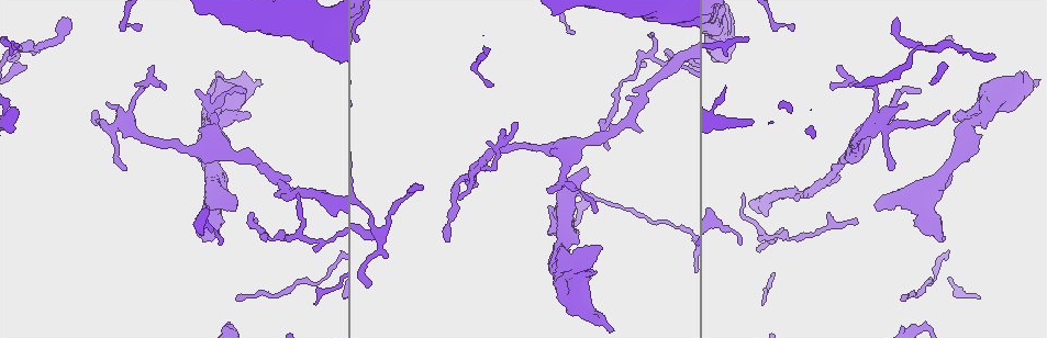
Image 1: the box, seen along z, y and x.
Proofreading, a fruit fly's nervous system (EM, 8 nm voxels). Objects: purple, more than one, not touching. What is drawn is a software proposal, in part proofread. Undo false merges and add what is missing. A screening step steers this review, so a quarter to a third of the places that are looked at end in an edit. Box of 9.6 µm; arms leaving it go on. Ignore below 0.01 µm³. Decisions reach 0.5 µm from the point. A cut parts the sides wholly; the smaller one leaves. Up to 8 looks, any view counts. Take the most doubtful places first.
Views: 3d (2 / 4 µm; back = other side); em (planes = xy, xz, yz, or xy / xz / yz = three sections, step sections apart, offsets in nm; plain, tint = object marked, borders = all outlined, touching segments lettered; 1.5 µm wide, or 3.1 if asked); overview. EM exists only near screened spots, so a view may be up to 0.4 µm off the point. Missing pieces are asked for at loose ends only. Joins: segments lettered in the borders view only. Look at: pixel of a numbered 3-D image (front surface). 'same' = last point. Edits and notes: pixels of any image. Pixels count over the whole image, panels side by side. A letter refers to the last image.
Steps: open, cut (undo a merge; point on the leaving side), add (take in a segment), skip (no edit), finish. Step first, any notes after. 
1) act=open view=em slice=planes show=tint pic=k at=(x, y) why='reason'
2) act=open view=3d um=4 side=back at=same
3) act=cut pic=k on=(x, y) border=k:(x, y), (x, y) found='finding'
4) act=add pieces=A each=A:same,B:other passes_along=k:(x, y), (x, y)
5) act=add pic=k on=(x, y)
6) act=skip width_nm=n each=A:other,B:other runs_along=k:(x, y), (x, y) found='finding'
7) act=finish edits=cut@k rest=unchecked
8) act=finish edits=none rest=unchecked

act=open view=3d um=4 pic=1 at=(227, 117) why='three-way junction'

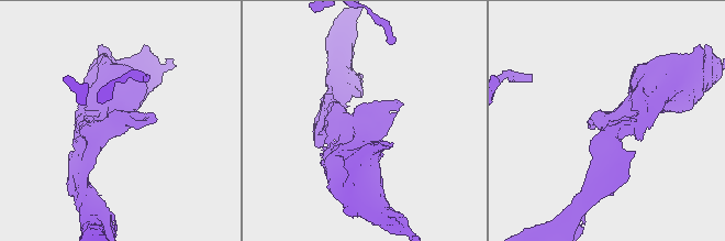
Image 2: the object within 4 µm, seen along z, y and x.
act=open view=em slice=planes show=tint pic=2 at=(620, 118) why='shape alone is not enough'

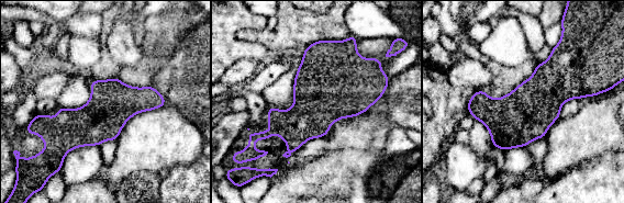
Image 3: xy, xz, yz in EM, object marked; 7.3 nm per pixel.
act=open view=em slice=planes show=borders at=same why='what lies round it'

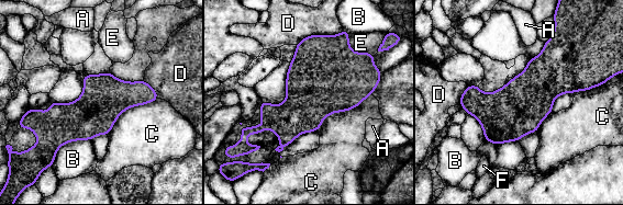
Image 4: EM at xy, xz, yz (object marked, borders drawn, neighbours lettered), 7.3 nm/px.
act=skip longest_contact=C:500nm each=A:other,B:other,C:other,D:other,E:other,F:other found='continuous, no second neuron'

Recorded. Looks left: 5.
act=open view=3d um=4 pic=1 at=(221, 245) why='branch stops here'

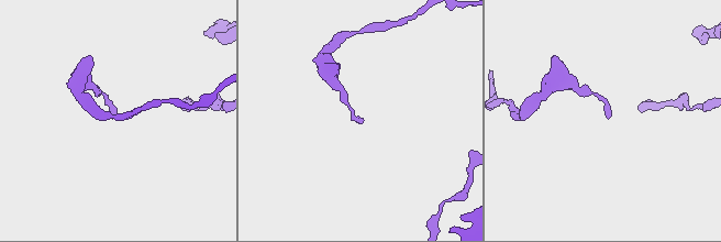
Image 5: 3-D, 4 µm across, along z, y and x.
act=open view=em slice=xz step=8 show=borders pic=5 at=(358, 120)

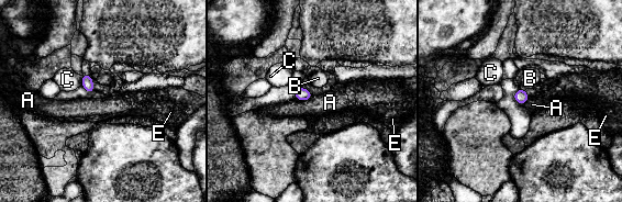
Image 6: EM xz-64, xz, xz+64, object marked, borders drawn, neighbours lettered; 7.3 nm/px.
act=skip each=A:other,B:other,C:other,E:other border=6:(520, 87), (524, 90) found='no lettered segment goes on from it'

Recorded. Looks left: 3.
act=open view=em slice=planes show=plain pic=1 at=(876, 88) why='sharp bend'

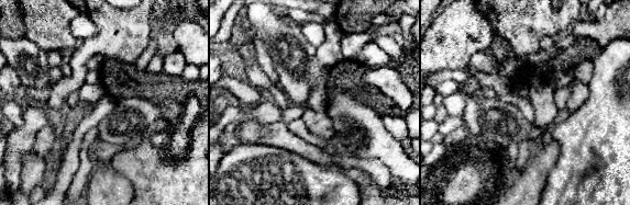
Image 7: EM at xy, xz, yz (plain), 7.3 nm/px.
act=open view=em slice=planes show=borders at=same

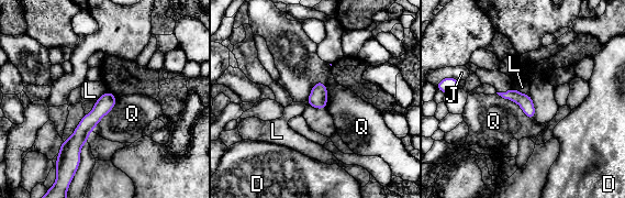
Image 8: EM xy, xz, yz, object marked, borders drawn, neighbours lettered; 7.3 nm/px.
act=skip longest_contact=Q:220nm each=D:other,J:other,L:other,Q:other found='continuous, no second neuron'

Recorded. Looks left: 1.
act=finish edits=none rest=unchecked

